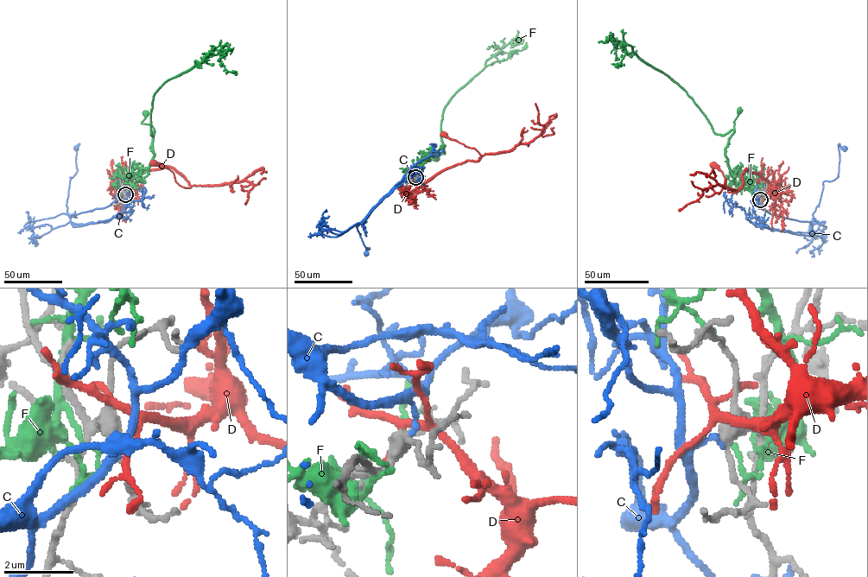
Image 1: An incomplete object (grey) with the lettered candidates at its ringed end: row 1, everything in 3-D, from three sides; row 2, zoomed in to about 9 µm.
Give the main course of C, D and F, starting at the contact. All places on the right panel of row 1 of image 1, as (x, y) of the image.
C: (760, 199), (756, 206), (770, 214), (811, 223), (823, 182), (838, 176), (839, 144), (845, 147)
D: (761, 198), (768, 194), (769, 184), (758, 174), (746, 169), (742, 186), (729, 193), (723, 173), (713, 166)
F: (762, 199), (757, 189), (742, 188), (733, 180), (725, 156), (725, 148), (739, 111)

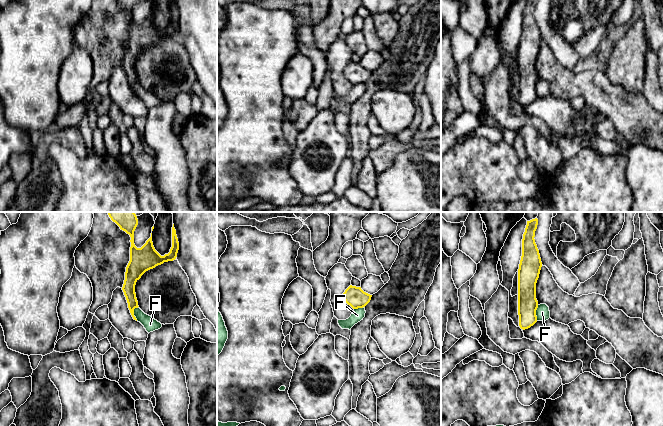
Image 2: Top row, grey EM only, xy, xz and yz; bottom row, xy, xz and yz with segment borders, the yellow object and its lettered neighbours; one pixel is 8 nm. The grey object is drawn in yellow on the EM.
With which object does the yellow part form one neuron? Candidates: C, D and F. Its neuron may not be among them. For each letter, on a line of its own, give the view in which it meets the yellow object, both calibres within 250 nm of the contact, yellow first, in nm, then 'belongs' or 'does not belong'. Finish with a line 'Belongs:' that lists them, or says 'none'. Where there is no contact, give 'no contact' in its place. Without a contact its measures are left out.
C: no contact | does not belong
D: no contact | does not belong
F: xy | 100/110 nm | does not belong
Belongs: none

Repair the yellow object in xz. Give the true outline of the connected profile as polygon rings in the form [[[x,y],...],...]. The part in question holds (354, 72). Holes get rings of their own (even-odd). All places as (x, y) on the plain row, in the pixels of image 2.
[[[350,61],[343,69],[345,78],[353,85],[365,83],[371,76],[372,71],[364,68],[361,63]]]

